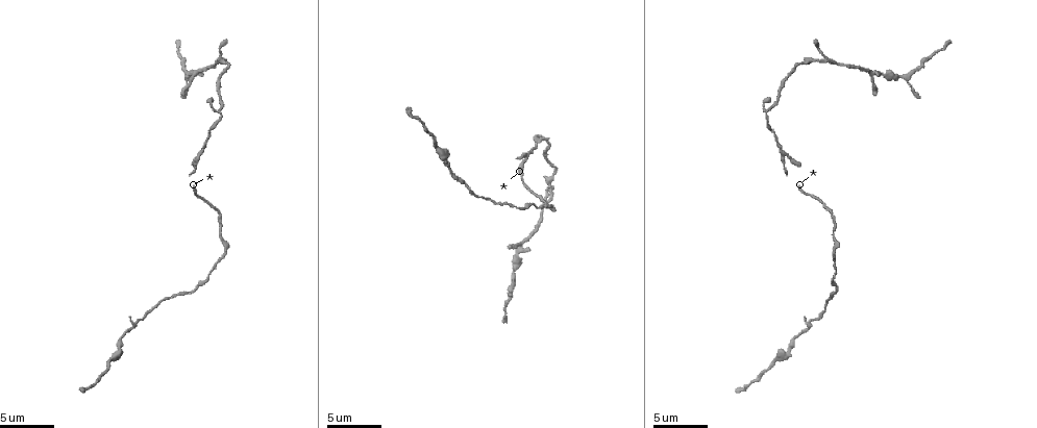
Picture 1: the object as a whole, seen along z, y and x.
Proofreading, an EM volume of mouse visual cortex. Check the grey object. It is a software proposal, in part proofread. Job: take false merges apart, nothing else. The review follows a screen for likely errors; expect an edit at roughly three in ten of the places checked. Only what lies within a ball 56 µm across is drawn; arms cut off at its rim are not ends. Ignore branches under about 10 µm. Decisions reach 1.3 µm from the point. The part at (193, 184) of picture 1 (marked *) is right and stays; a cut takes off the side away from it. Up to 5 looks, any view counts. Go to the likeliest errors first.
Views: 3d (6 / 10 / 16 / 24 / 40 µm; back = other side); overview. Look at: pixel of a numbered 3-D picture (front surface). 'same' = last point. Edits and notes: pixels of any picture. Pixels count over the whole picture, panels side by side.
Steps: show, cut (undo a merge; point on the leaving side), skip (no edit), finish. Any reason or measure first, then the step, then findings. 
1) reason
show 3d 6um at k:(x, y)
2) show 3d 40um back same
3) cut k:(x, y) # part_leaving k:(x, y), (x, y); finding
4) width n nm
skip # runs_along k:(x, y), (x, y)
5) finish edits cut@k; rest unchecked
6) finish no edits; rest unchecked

calibre changes
show 3d 10um at 1:(549, 193)

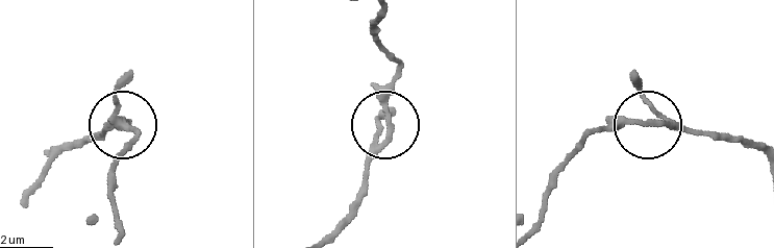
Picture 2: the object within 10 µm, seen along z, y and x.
skip # runs_along 2:(534, 225), (550, 178), (595, 133), (628, 125), (707, 131); all the same cell

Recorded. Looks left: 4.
three arms meet
show 3d 16um at 1:(765, 115)

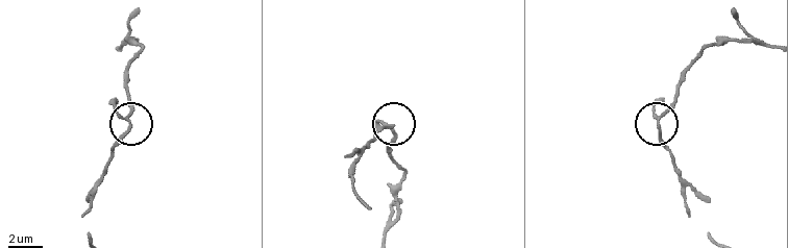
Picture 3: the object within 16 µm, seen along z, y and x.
skip # all the same cell

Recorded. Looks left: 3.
show 3d 10um at 1:(197, 72)

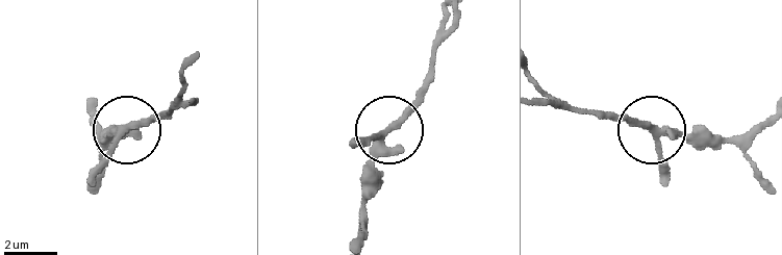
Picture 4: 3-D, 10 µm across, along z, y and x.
show 3d 6um at 4:(654, 126)

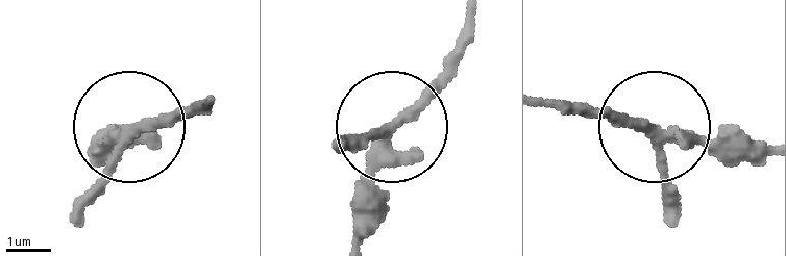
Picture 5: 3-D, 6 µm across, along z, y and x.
arms 4
skip # runs_along 5:(470, 16), (463, 49), (395, 128), (365, 239); all the same cell

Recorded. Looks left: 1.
finish no edits; rest unchecked

